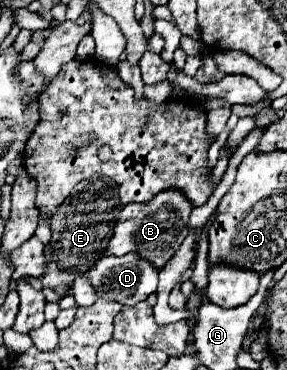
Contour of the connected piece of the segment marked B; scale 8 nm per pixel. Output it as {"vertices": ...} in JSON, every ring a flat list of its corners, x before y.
{"vertices":[[179,188,163,190,149,202,129,202,119,212,117,226,105,254,123,256,135,250,141,258,147,258,149,262,153,262,155,268,163,268,165,262,175,254,179,244,187,236,187,218,191,214,191,208,193,204,187,200,187,196]]}

